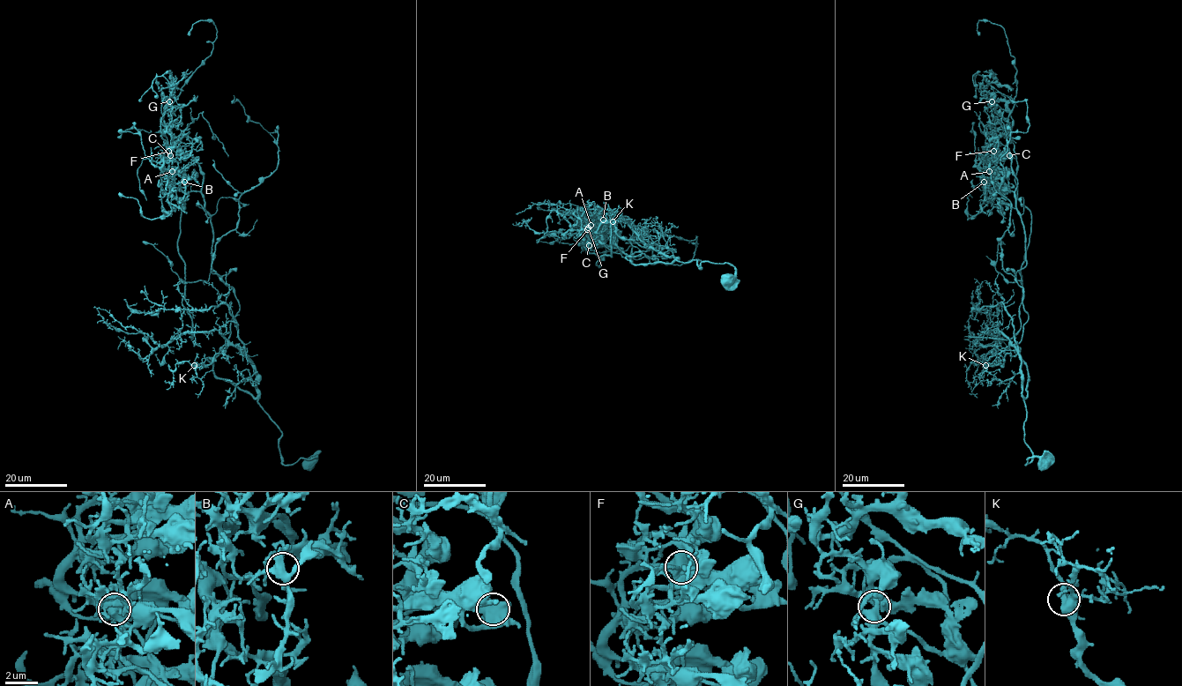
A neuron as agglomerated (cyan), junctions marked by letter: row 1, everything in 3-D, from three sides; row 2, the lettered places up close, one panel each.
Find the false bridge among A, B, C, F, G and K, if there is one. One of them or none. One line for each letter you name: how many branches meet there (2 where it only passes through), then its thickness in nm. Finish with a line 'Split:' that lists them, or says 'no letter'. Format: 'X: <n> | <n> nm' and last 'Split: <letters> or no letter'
F: 6 | 650 nm
Split: F

